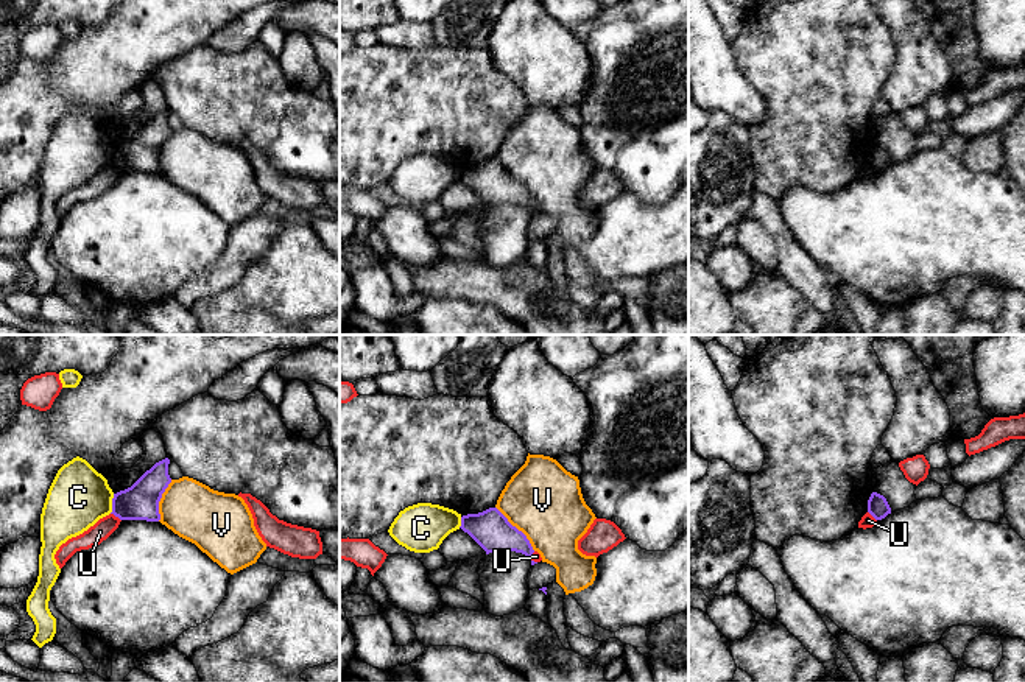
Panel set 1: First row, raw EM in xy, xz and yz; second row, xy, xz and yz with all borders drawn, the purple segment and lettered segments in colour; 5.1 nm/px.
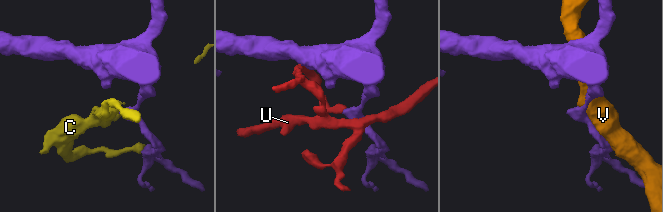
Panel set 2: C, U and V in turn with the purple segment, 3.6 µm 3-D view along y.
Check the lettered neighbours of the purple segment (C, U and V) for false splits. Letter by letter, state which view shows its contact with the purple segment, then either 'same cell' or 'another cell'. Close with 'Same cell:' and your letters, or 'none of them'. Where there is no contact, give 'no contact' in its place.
C: xy | another cell
U: xy | another cell
V: xz | another cell
Same cell: none of them

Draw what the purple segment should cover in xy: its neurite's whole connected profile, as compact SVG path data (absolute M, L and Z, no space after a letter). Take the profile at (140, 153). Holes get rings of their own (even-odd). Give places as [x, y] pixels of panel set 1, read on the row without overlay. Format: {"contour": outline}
{"contour": "M168 109L156 114L131 139L114 145L111 165L120 171L159 173L159 153L171 134L168 115Z"}

